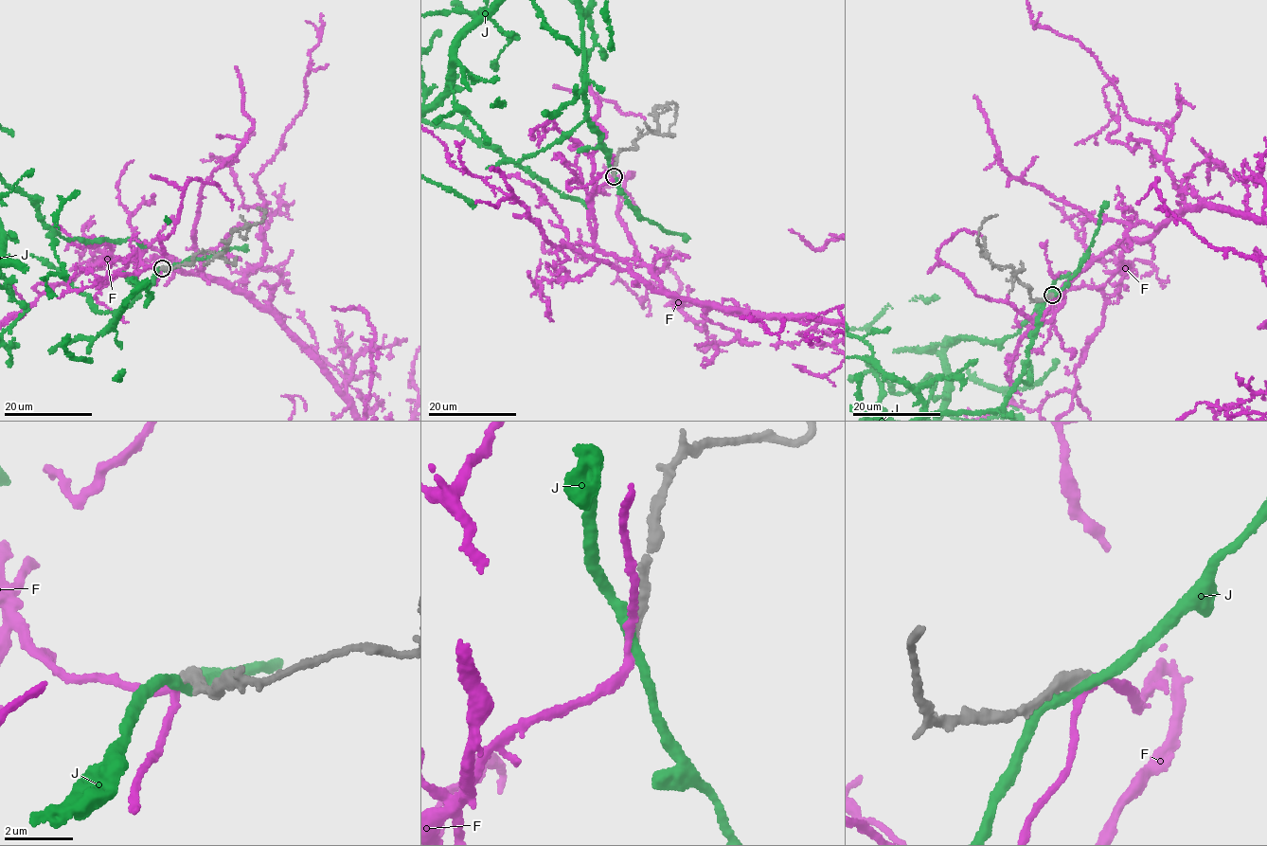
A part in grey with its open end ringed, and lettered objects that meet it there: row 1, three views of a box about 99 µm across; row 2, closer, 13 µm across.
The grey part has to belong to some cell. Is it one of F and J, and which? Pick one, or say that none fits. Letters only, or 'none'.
F

